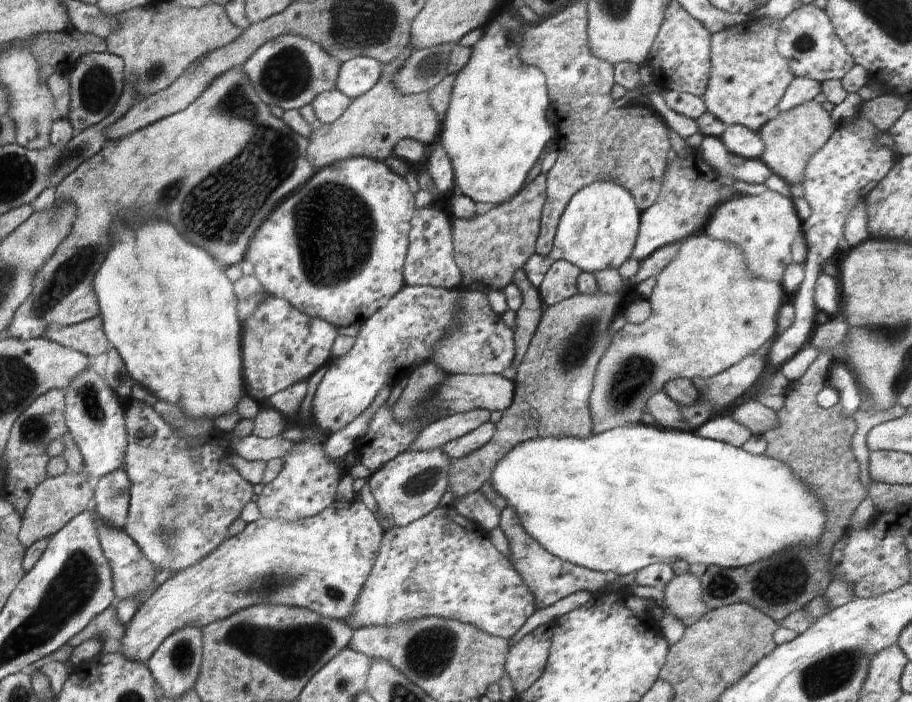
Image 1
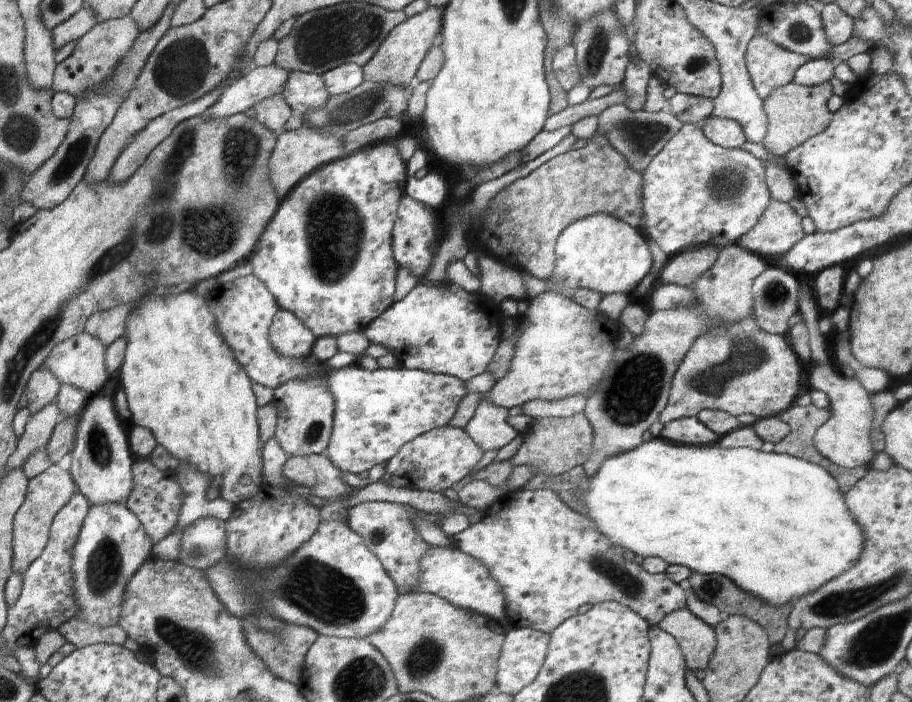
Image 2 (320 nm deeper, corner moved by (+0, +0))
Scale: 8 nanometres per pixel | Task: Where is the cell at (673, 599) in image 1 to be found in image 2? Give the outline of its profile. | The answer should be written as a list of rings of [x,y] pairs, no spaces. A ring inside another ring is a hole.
[[[684,607],[666,615],[657,625],[677,639],[691,671],[709,666],[716,654],[717,635],[706,621]]]

